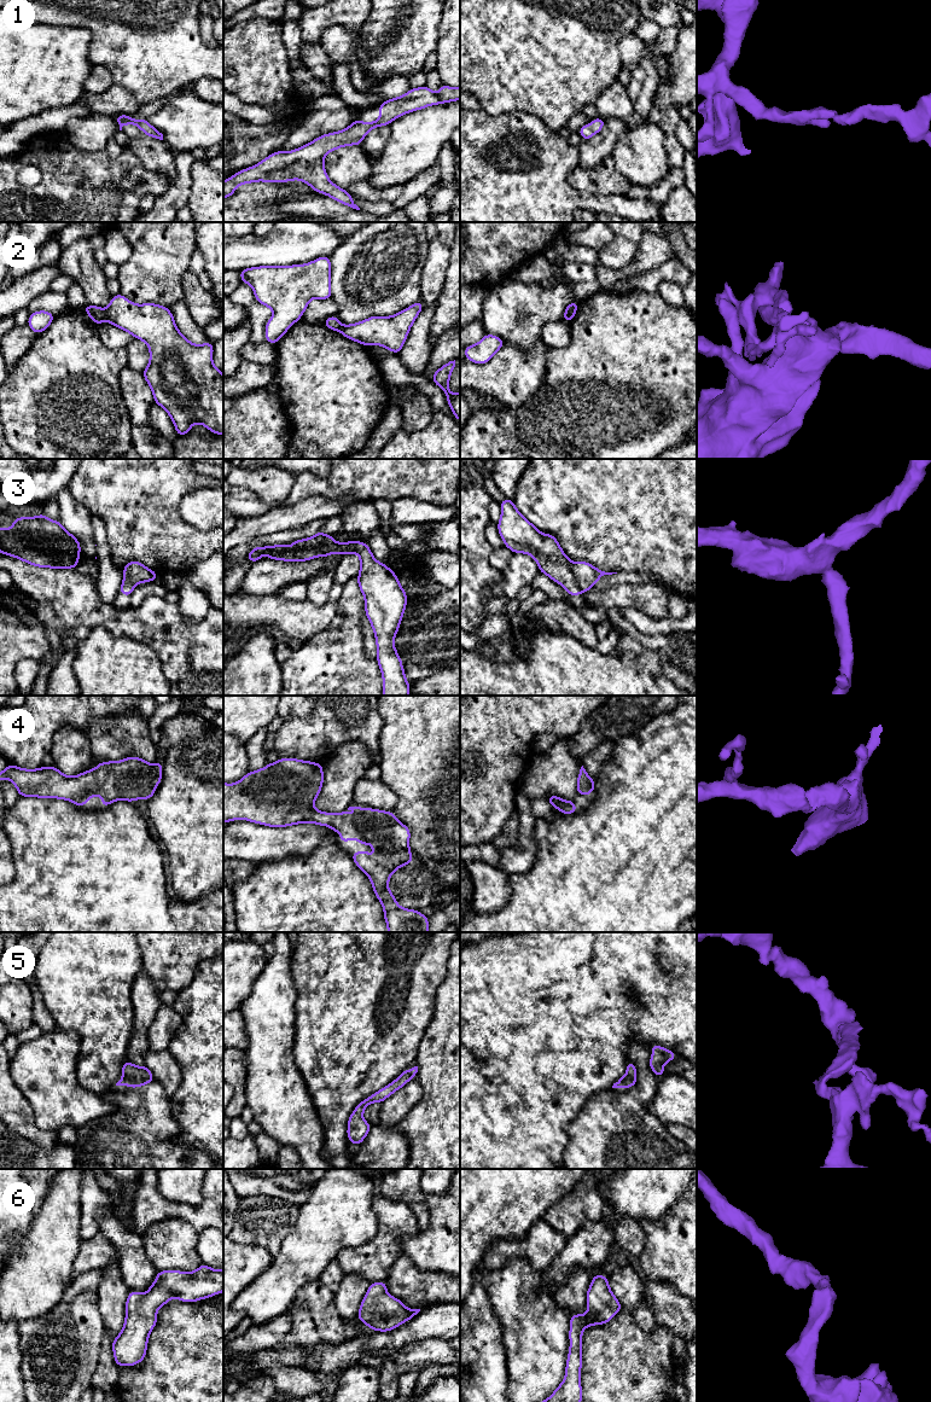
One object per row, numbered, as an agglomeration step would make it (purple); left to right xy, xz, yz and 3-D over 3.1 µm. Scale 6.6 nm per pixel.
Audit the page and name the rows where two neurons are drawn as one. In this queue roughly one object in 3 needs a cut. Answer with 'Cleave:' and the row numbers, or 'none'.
Cleave: 2

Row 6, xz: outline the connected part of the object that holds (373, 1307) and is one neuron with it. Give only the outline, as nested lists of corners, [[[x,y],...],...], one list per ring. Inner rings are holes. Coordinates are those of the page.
[[[385,1281],[371,1282],[359,1309],[357,1319],[373,1331],[388,1332],[411,1320],[420,1309],[408,1309],[386,1292]]]

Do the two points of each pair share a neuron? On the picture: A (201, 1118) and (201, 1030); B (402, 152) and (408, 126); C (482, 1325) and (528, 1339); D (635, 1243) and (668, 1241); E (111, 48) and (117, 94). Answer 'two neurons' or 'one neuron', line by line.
A: one neuron
B: one neuron
C: two neurons
D: two neurons
E: two neurons

